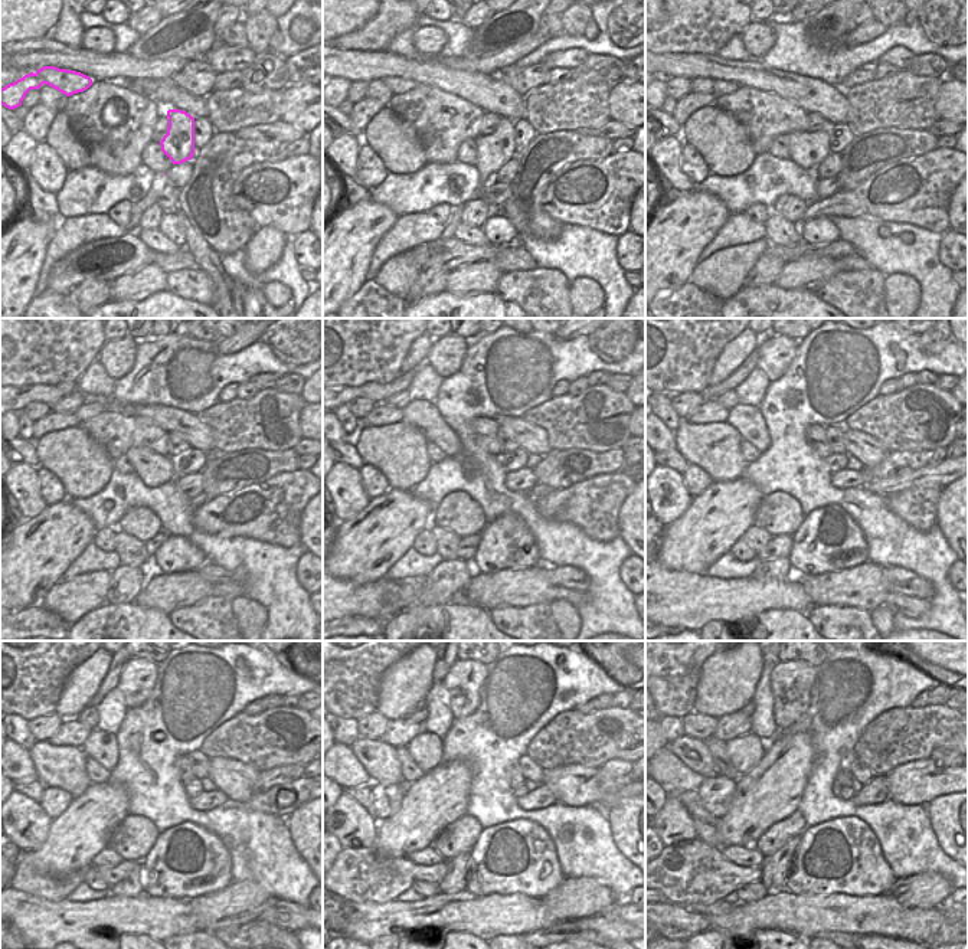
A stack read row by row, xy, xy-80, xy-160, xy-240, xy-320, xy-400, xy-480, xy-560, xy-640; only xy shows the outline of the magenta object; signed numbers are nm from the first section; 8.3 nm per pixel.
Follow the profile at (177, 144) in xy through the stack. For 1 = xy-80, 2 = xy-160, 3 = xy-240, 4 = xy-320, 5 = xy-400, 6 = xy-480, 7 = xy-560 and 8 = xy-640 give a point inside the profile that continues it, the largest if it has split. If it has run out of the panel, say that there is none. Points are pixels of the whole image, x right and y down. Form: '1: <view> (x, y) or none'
1: xy-80 (494, 150)
2: xy-160 (807, 150)
3: xy-240 (154, 470)
4: xy-320 (424, 415)
5: xy-400 (749, 422)
6: xy-480 (101, 746)
7: xy-560 (425, 749)
8: xy-640 (745, 752)

